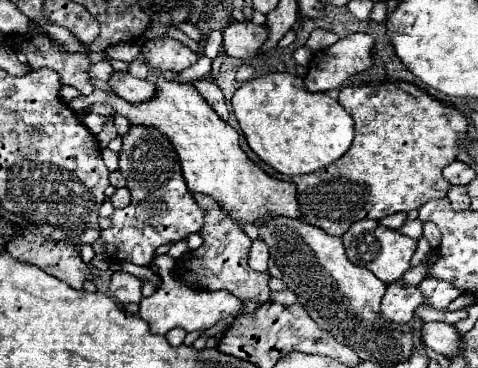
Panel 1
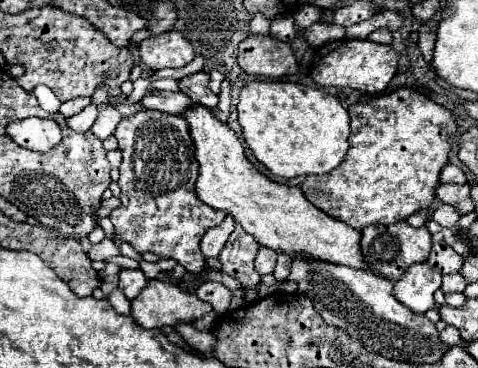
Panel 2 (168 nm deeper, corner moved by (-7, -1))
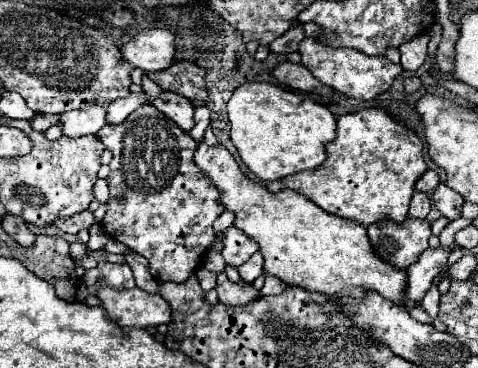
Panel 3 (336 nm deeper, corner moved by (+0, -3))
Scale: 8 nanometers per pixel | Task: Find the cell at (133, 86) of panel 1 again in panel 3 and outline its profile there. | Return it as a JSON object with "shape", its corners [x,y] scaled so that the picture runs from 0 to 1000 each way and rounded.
{"shape":[[[339,247],[339,258],[322,274],[322,291],[351,313],[351,323],[360,323],[377,351],[397,356],[406,345],[406,285],[393,280],[393,269],[381,258]]]}

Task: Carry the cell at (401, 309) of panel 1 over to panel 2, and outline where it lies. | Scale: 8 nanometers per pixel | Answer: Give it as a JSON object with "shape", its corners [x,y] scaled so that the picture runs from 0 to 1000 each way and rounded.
{"shape":[[[868,715],[826,769],[822,802],[851,840],[881,856],[910,829],[906,796],[918,780],[923,780],[923,747],[910,742],[893,715]]]}

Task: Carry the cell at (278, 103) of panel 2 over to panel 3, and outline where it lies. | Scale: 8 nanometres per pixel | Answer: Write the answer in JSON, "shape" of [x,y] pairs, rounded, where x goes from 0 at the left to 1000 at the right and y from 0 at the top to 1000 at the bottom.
{"shape":[[[515,226],[485,253],[473,296],[494,410],[506,443],[548,492],[665,454],[682,432],[678,389],[703,372],[703,323],[686,291],[586,231]]]}

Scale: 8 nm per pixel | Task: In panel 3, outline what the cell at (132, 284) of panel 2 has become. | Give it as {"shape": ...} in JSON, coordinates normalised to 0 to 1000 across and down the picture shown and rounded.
{"shape":[[[218,715],[213,726],[213,753],[218,753],[218,769],[234,785],[276,785],[285,780],[280,769],[280,747],[276,747],[276,731],[259,715],[259,720],[238,720],[238,715]]]}

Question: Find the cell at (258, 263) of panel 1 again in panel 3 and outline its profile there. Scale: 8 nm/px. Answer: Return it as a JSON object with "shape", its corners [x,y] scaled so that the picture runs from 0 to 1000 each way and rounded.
{"shape":[[[531,688],[531,693],[510,715],[510,720],[502,720],[502,726],[498,726],[502,758],[506,758],[506,764],[515,764],[515,769],[527,769],[536,753],[544,753],[544,747],[552,742],[548,720],[552,720],[548,693],[544,693],[544,688]]]}

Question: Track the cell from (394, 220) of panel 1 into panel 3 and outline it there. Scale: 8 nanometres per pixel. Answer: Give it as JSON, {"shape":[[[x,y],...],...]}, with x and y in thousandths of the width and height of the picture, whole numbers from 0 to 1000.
{"shape":[[[866,524],[862,546],[858,546],[858,590],[866,595],[891,595],[900,573],[900,535],[891,524]]]}

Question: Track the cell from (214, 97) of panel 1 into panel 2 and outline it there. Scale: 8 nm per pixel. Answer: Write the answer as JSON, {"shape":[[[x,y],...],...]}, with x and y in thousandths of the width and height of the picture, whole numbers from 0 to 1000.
{"shape":[[[429,193],[383,209],[374,236],[391,264],[400,264],[404,280],[429,285],[437,296],[450,296],[458,285],[458,264],[437,242],[437,204]]]}

